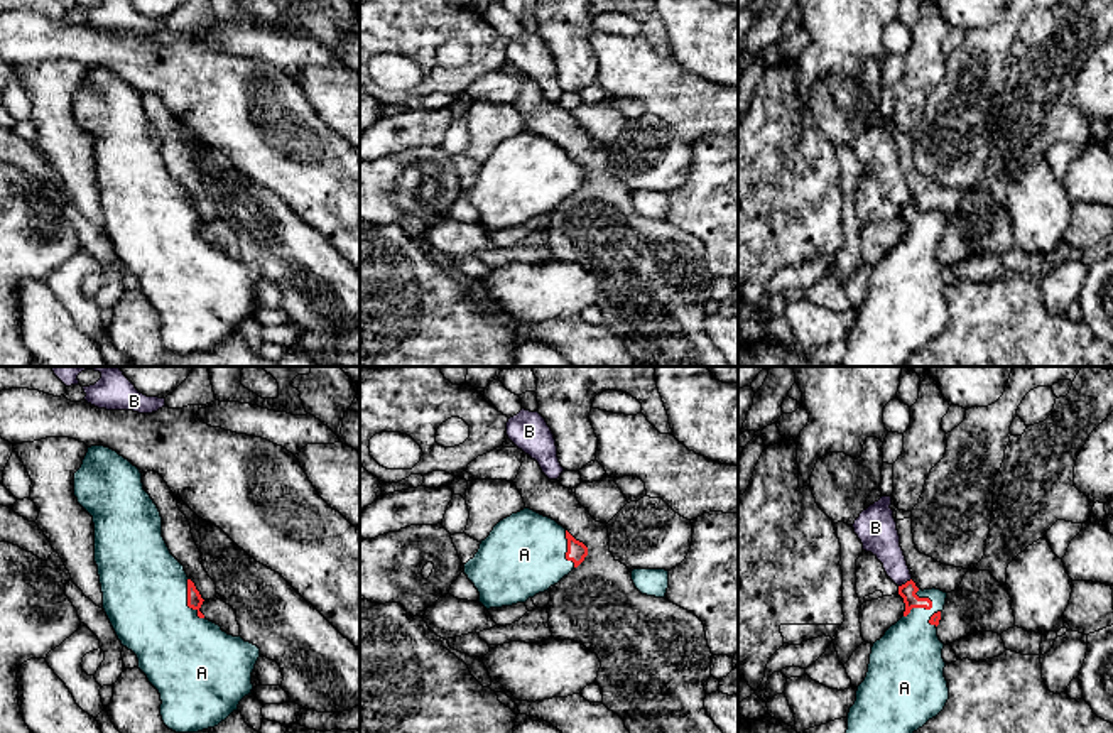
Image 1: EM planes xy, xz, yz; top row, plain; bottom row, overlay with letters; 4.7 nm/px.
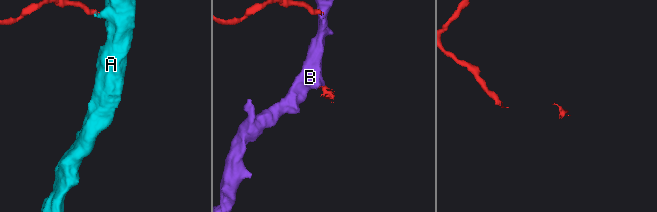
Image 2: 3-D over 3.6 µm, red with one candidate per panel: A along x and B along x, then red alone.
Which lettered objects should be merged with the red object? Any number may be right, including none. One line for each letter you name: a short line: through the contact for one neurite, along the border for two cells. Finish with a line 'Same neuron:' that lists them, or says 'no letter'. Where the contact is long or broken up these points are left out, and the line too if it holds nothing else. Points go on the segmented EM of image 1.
Same neuron: A

